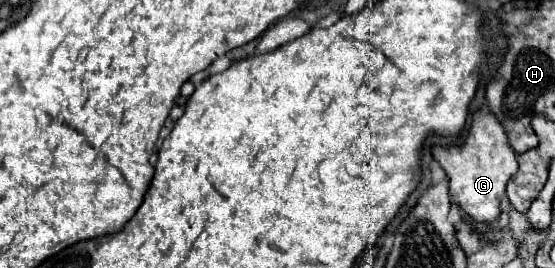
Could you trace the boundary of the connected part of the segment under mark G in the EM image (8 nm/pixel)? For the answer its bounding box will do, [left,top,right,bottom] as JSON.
[432,112,518,224]

